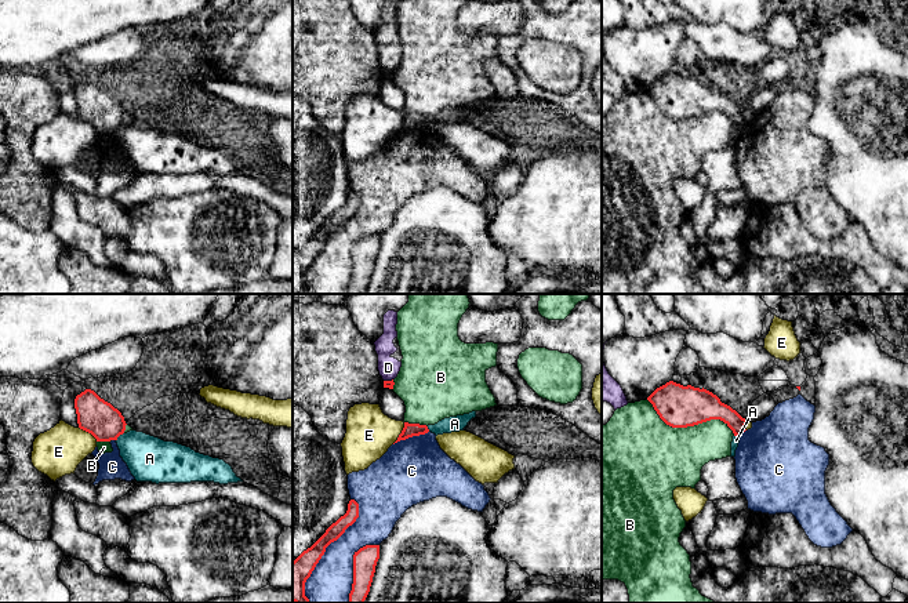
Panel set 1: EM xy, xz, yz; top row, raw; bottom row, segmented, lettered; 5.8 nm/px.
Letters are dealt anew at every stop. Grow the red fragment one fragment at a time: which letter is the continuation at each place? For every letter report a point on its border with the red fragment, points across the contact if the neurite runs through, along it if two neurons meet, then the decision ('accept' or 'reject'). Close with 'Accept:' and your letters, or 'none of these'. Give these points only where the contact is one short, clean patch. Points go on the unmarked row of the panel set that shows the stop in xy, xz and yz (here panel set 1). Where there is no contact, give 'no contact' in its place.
A: contact xy (119, 126); reject
B: contact yz (689, 116); reject
C: contact xz (324, 240); reject
D: contact xz (388, 72); reject
E: contact xz (400, 124); reject
Accept: none of these

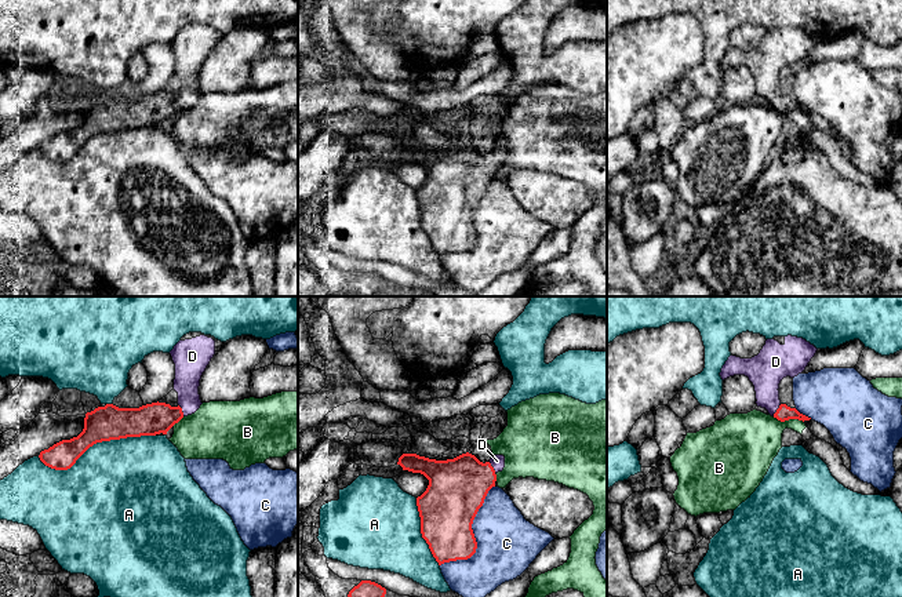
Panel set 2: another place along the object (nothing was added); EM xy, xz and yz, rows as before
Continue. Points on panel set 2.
A: contact xy (95, 134); reject
B: contact yz (788, 110); border yz (773, 108), (781, 112), (800, 110), (803, 113); reject
C: contact xz (473, 228); reject
D: contact yz (777, 101); way yz (784, 104), (777, 101), (767, 88), (766, 61); accept
Accept: D

